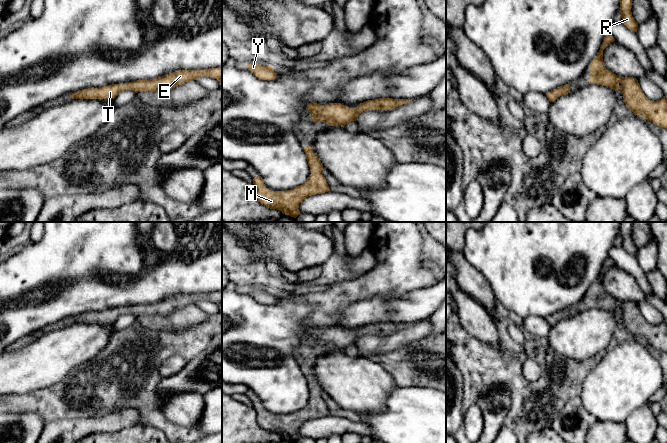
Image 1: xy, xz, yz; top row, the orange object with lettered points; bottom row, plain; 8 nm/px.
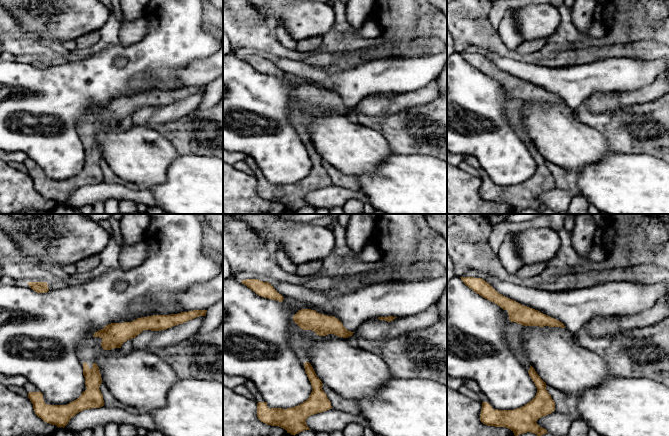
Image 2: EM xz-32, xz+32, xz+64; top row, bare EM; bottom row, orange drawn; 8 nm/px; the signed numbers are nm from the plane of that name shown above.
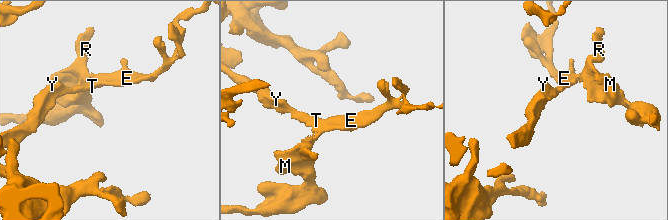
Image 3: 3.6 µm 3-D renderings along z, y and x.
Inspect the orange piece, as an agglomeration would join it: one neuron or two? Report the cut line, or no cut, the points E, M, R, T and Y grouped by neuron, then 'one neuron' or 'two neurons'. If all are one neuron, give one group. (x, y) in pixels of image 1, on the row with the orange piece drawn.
no cut; E M R T Y; one neuron

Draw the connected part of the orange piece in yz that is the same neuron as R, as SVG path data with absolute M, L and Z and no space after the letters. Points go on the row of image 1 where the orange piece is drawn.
M620 0L621 23L633 32L637 32L638 23L634 20L631 12L632 0Z

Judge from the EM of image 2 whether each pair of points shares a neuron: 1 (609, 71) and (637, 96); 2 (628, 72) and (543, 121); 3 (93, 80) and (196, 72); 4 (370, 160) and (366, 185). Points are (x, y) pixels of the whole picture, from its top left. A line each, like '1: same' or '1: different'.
1: different
2: different
3: different
4: different

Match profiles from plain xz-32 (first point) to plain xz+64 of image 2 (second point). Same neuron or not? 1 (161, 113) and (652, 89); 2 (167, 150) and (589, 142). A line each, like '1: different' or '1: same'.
1: same
2: same

